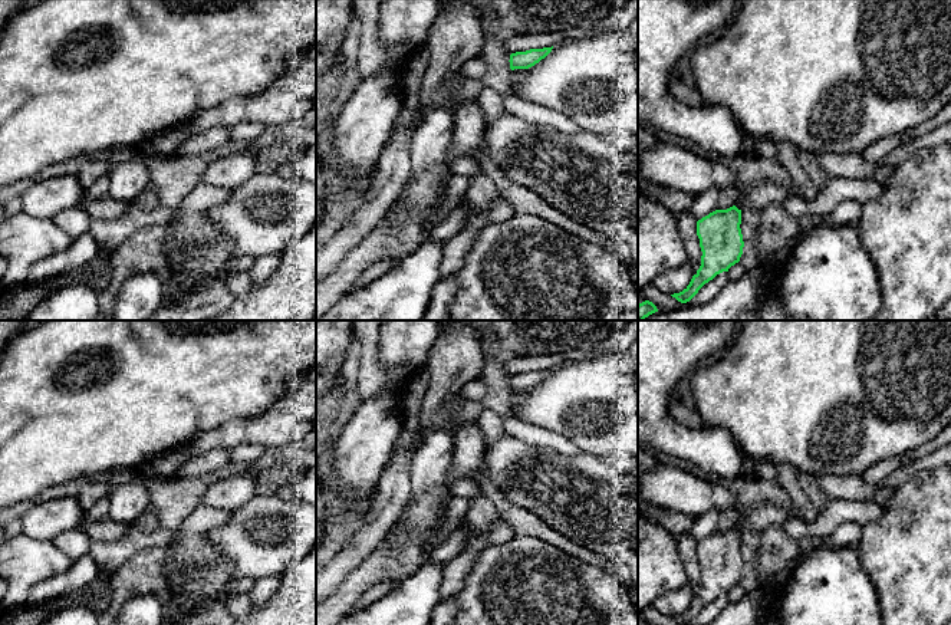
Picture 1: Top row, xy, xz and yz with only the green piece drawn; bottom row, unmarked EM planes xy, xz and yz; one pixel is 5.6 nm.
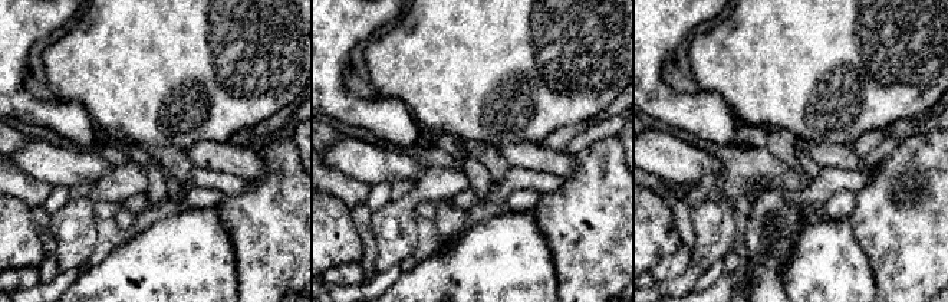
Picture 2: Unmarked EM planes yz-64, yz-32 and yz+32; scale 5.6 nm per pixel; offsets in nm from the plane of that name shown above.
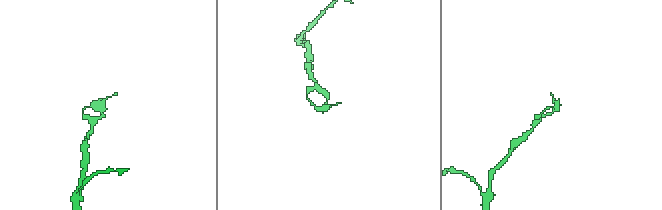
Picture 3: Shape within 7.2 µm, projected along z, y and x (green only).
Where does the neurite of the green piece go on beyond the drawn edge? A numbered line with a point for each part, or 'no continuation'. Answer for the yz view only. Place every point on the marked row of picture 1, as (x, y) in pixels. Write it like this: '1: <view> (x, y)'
1: yz (763, 194)

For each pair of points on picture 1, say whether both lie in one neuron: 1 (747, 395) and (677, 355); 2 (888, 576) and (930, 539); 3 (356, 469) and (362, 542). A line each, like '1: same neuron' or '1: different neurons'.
1: different neurons
2: same neuron
3: different neurons

